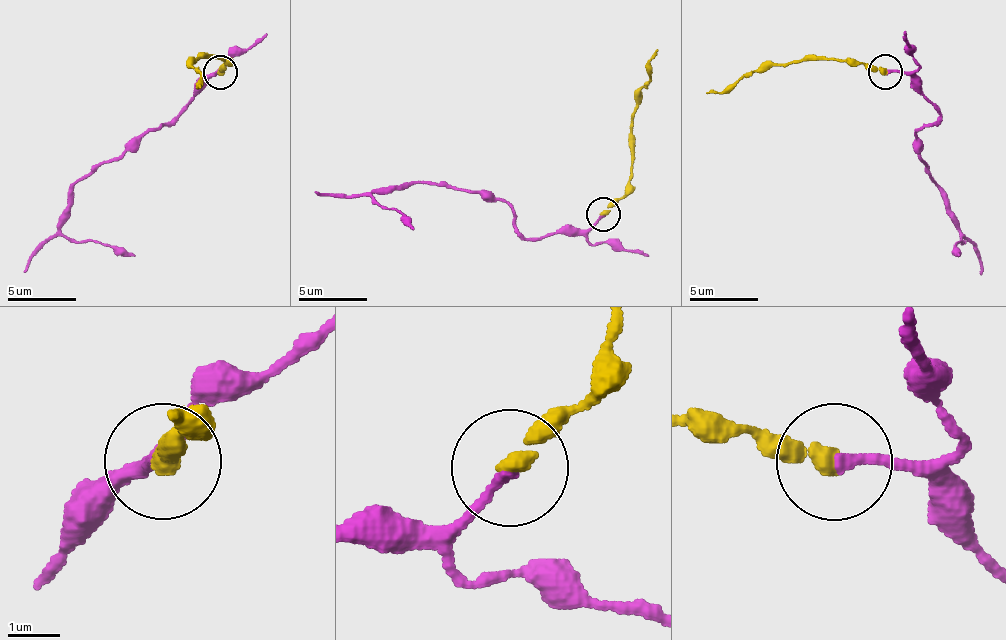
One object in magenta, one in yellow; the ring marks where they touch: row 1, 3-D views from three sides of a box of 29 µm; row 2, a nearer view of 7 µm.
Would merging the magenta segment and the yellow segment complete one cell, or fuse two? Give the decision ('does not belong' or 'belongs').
belongs

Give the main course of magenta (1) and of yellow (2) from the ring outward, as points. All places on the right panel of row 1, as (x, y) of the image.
1: (887, 72), (911, 76), (938, 115), (916, 133), (936, 186), (961, 235), (962, 241), (954, 244), (960, 257)
2: (884, 72), (842, 58), (795, 59), (769, 63), (735, 83), (707, 93)

